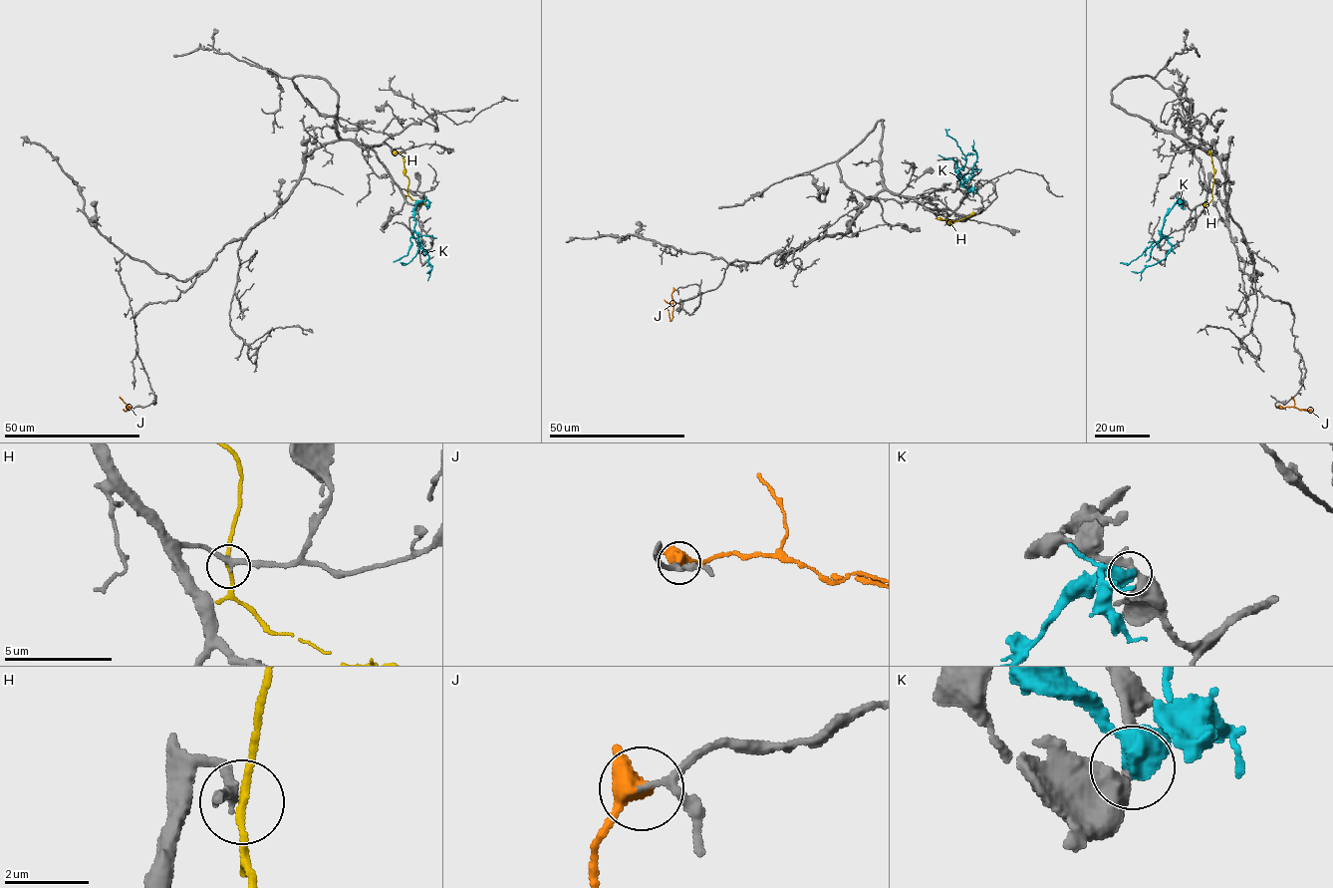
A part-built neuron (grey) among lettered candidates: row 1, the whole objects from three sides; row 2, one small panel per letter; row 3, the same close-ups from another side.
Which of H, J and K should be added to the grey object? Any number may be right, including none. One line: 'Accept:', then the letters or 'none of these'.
Accept: J

